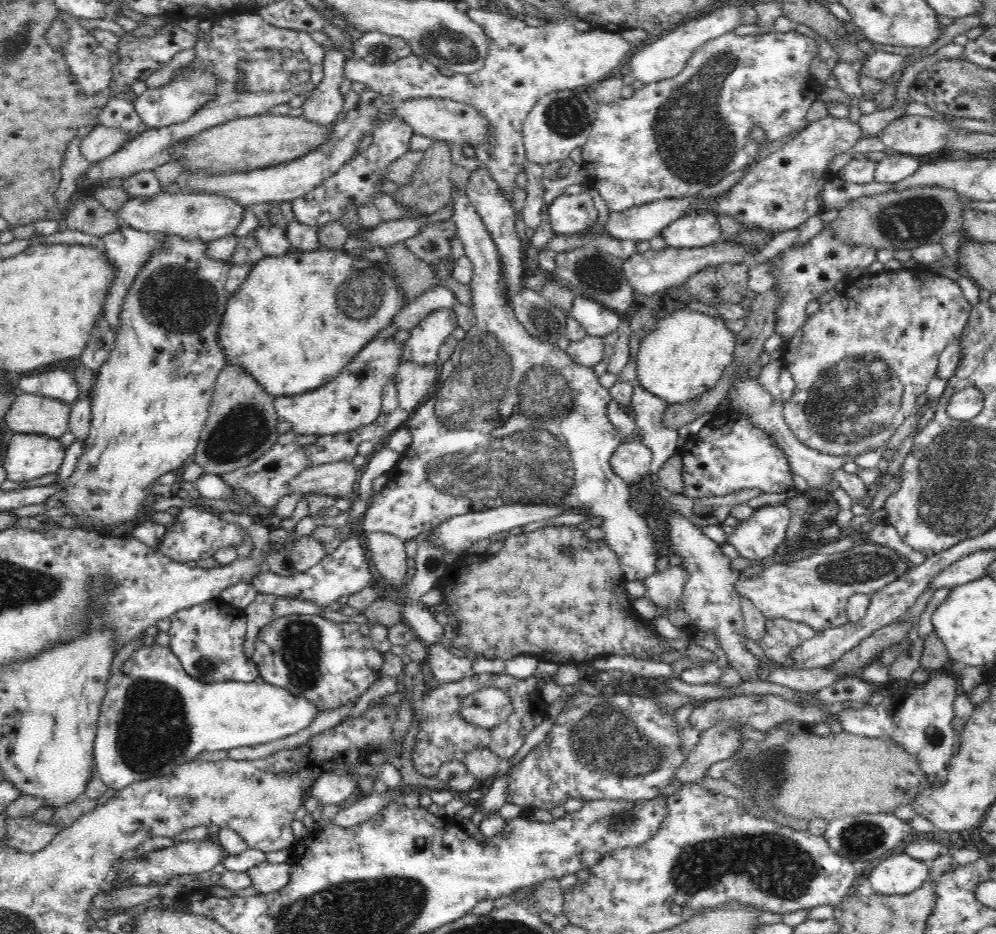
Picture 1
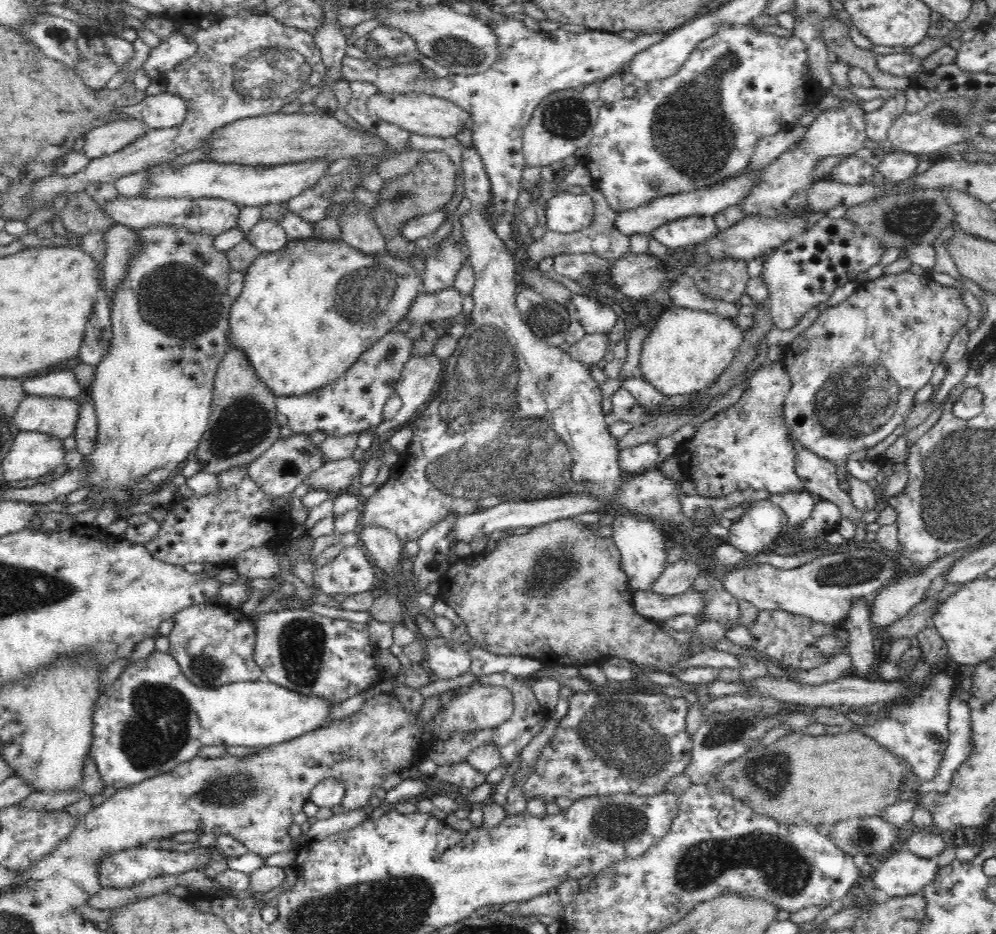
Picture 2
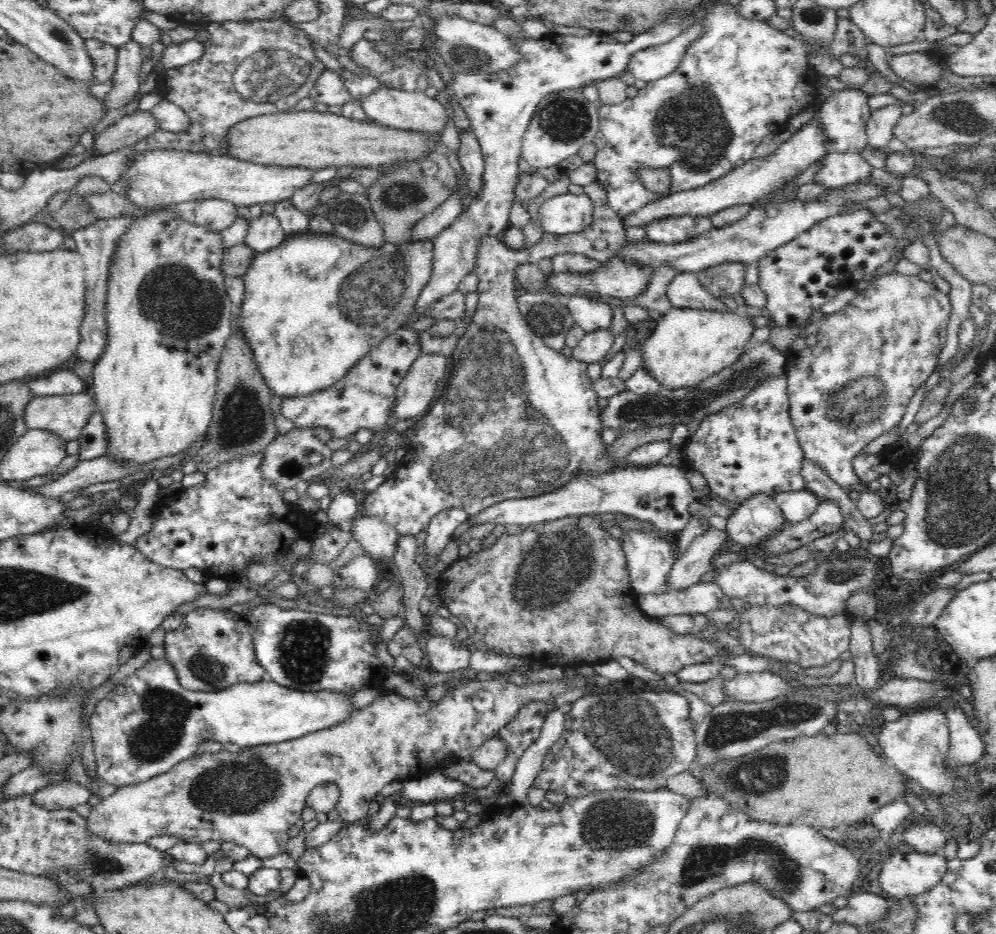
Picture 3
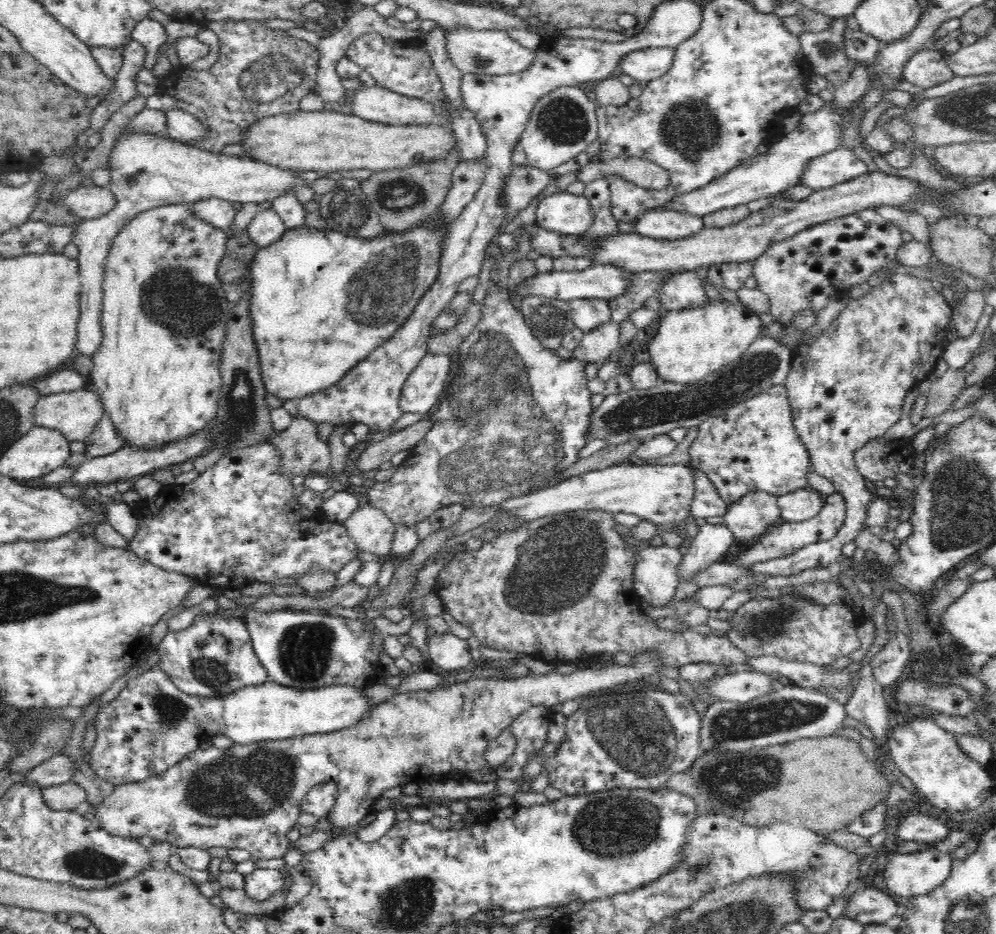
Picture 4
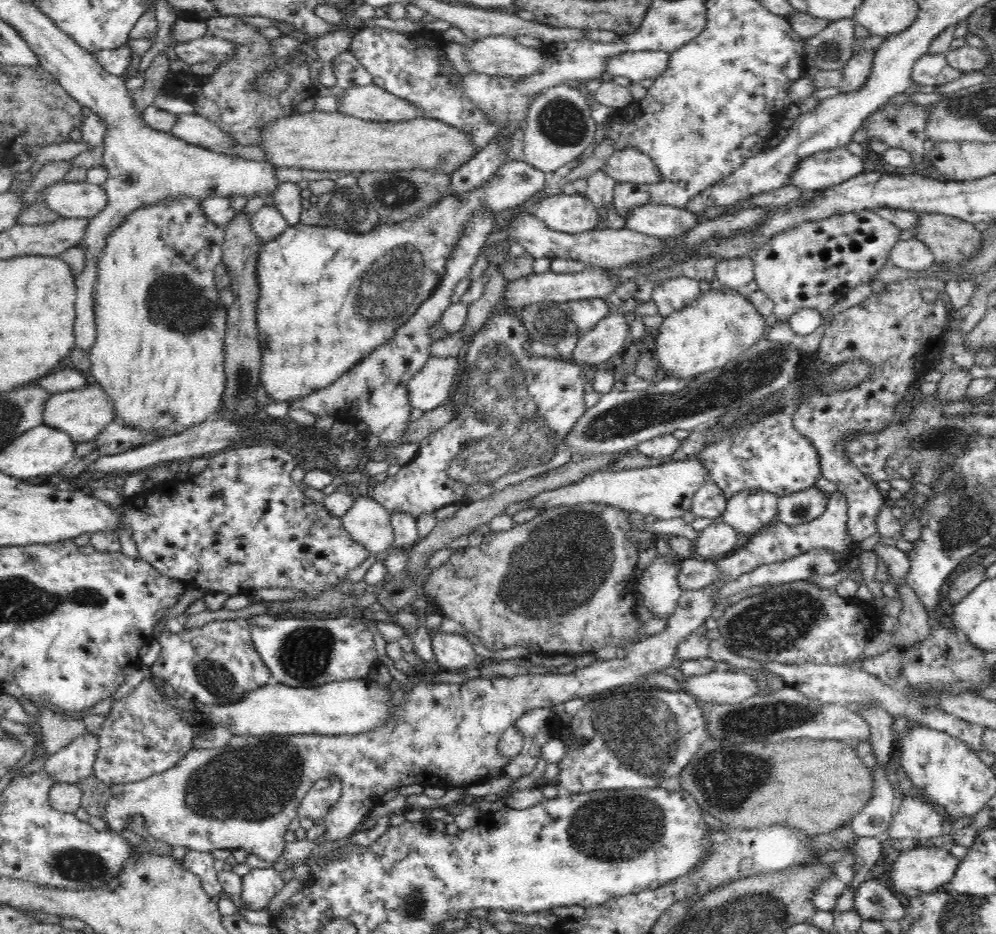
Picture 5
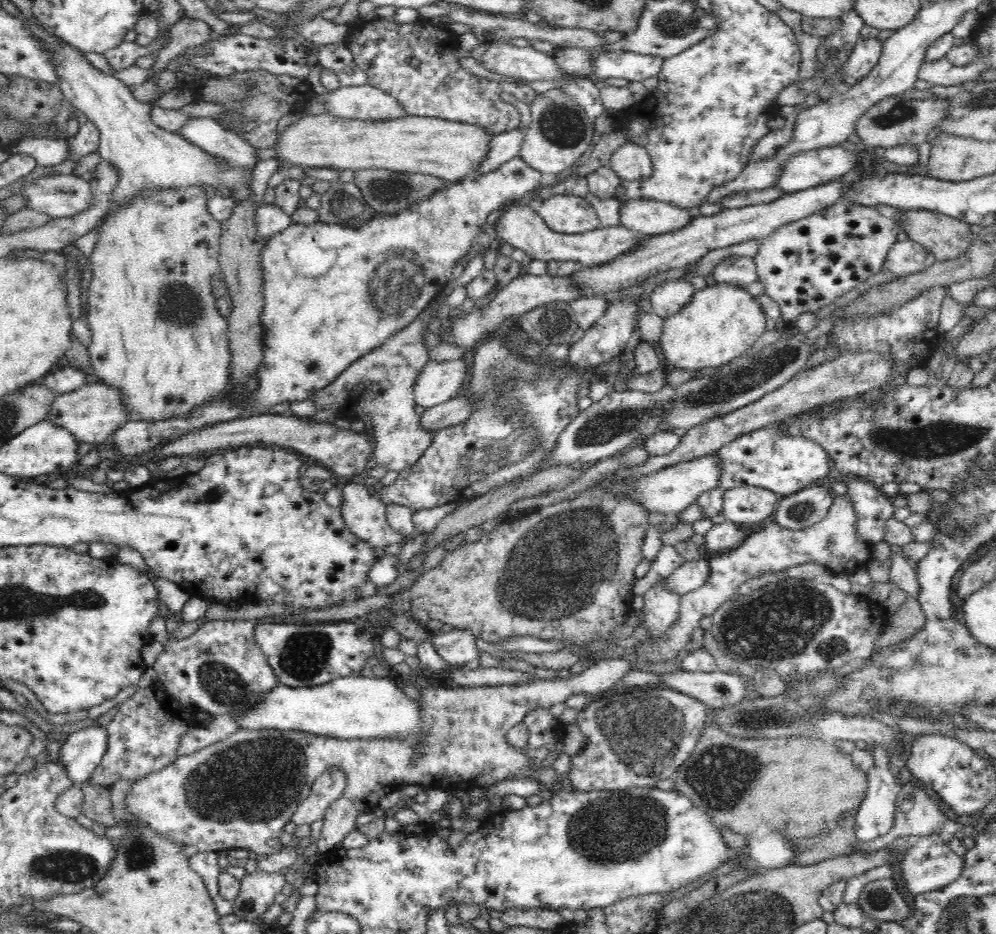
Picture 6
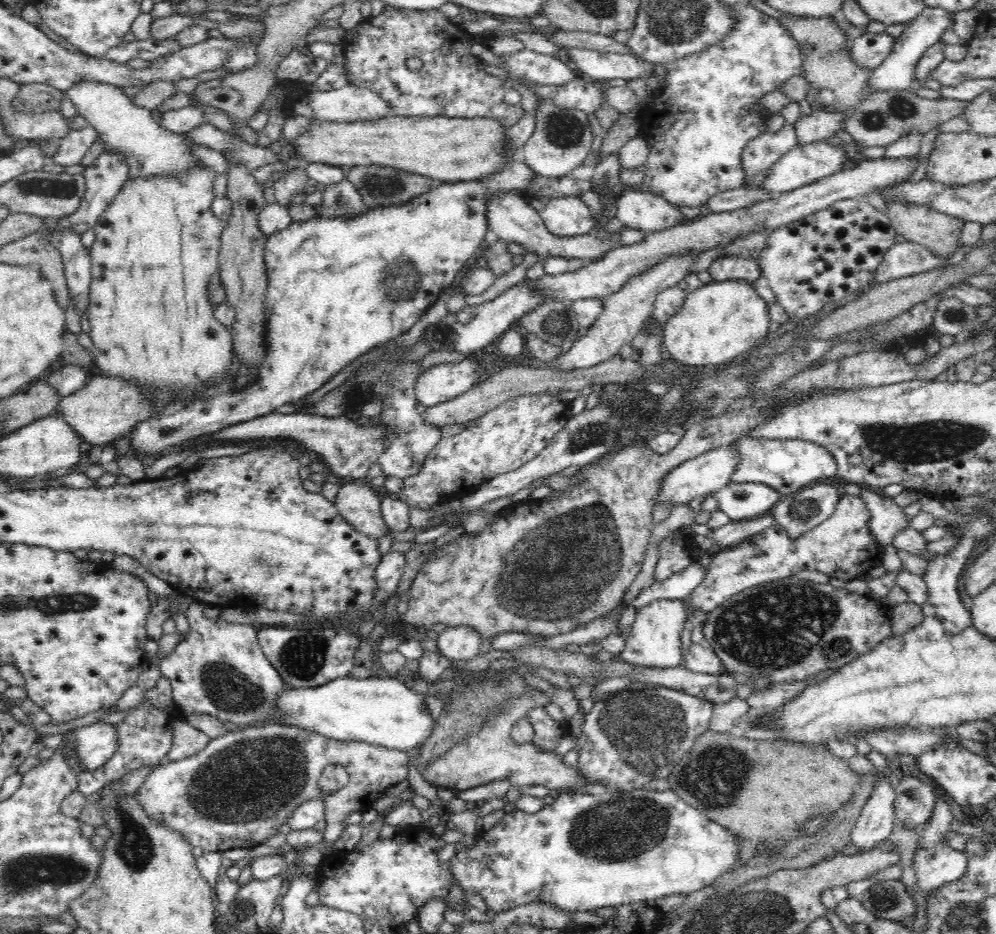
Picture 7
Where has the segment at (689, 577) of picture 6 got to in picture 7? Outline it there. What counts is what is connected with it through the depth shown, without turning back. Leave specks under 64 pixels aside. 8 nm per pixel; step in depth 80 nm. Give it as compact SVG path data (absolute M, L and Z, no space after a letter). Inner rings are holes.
M697 560L663 581L656 581L634 596L631 604L634 608L644 608L652 600L674 600L690 597L693 590L704 580L706 568Z

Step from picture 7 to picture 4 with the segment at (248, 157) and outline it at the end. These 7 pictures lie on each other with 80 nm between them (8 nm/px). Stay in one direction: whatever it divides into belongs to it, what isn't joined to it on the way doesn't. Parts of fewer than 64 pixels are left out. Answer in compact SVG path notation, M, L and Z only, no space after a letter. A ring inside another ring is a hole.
M180 108L166 111L166 132L170 139L181 143L204 140L208 136L208 127L200 123L196 116Z

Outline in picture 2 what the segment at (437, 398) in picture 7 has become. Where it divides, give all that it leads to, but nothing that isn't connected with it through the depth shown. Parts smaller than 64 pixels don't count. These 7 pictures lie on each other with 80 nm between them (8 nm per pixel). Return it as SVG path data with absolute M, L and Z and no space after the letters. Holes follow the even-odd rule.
M412 355L410 360L404 364L404 370L400 372L400 378L398 378L395 384L396 393L400 399L402 399L402 407L392 419L383 419L378 426L375 428L368 428L366 431L370 431L372 436L377 439L384 440L393 430L406 426L408 422L420 412L420 410L424 409L427 404L431 402L436 387L439 385L440 379L443 376L444 365L445 362L440 360L440 357L436 355Z

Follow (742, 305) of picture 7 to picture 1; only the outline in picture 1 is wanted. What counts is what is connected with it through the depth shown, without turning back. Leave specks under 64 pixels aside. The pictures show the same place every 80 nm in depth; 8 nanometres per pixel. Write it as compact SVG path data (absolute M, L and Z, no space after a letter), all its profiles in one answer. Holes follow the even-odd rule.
M675 310L660 319L658 326L641 340L636 375L642 388L666 404L684 404L700 398L712 388L733 361L737 336L718 316L694 310Z

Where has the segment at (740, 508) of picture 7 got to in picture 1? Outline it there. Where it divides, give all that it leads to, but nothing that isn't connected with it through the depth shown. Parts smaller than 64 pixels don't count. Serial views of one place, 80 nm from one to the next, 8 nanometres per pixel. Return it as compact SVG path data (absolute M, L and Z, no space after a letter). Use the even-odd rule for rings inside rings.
M784 504L758 507L750 518L740 521L734 532L729 534L728 543L748 560L773 556L787 538L790 519L791 512Z

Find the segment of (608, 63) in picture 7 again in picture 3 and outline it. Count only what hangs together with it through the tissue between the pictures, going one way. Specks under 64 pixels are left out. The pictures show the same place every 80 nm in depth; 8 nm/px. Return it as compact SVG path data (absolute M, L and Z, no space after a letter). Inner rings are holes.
M694 22L686 28L686 32L680 32L674 40L668 40L666 44L659 44L644 50L639 50L632 55L632 60L627 66L627 72L632 73L636 79L646 82L663 79L672 74L680 66L680 60L686 52L687 46L696 40L703 31L703 22Z

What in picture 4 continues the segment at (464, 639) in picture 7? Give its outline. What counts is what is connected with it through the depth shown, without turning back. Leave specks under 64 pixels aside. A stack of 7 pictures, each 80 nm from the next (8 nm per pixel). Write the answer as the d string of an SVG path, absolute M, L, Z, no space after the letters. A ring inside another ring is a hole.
M435 633L429 637L426 660L430 666L438 666L441 672L471 668L474 658L468 642L452 633Z

